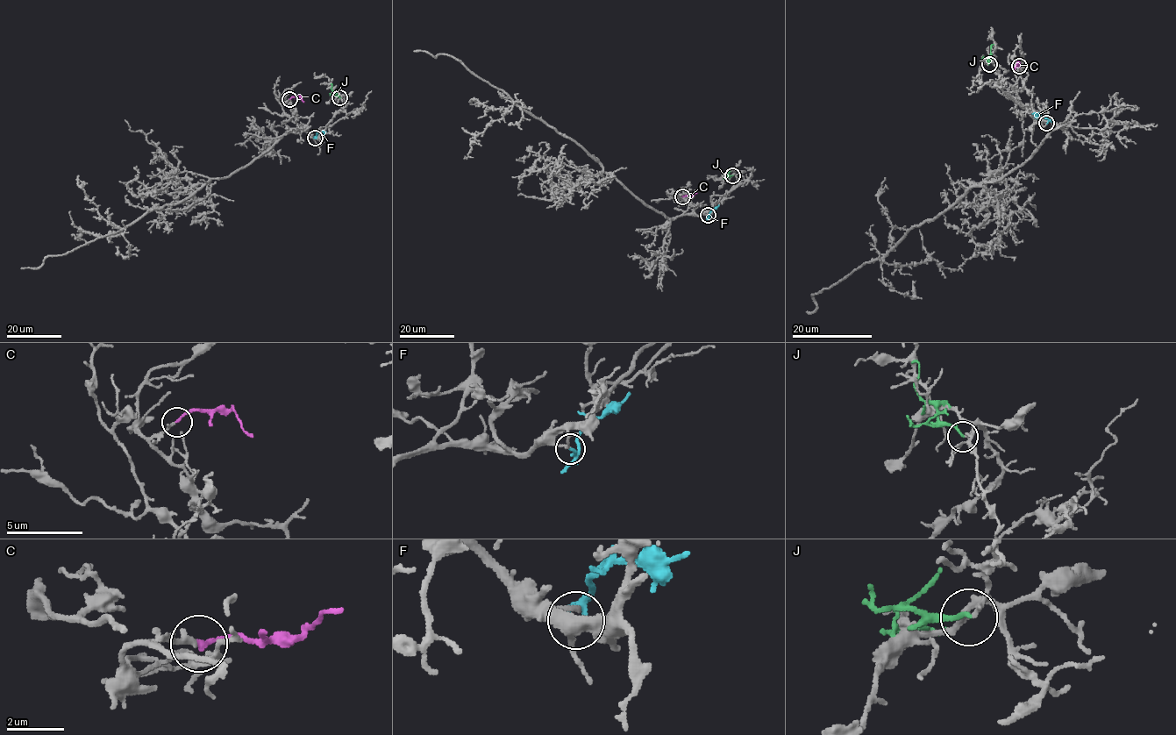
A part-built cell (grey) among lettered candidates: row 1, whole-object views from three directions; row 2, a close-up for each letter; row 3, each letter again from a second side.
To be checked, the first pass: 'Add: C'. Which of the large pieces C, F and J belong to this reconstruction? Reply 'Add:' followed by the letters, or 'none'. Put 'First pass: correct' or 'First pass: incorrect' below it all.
Add: C
First pass: correct

